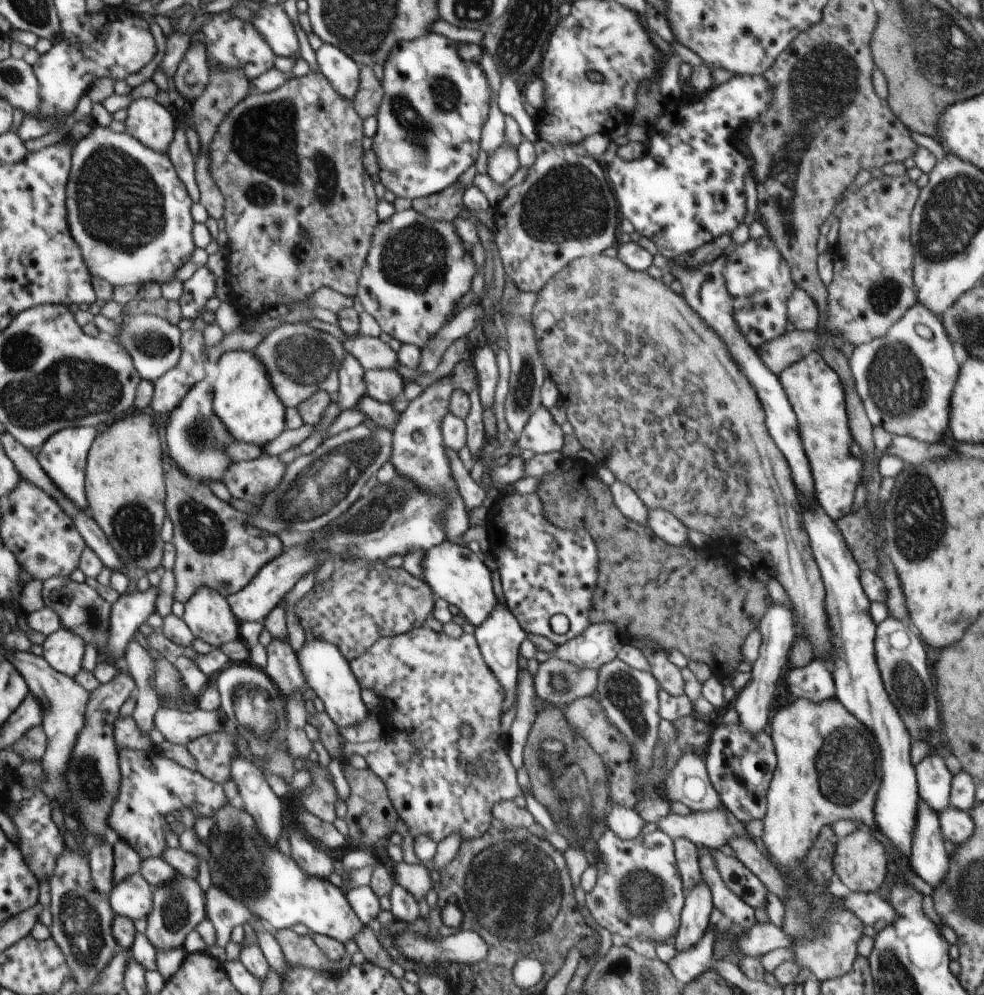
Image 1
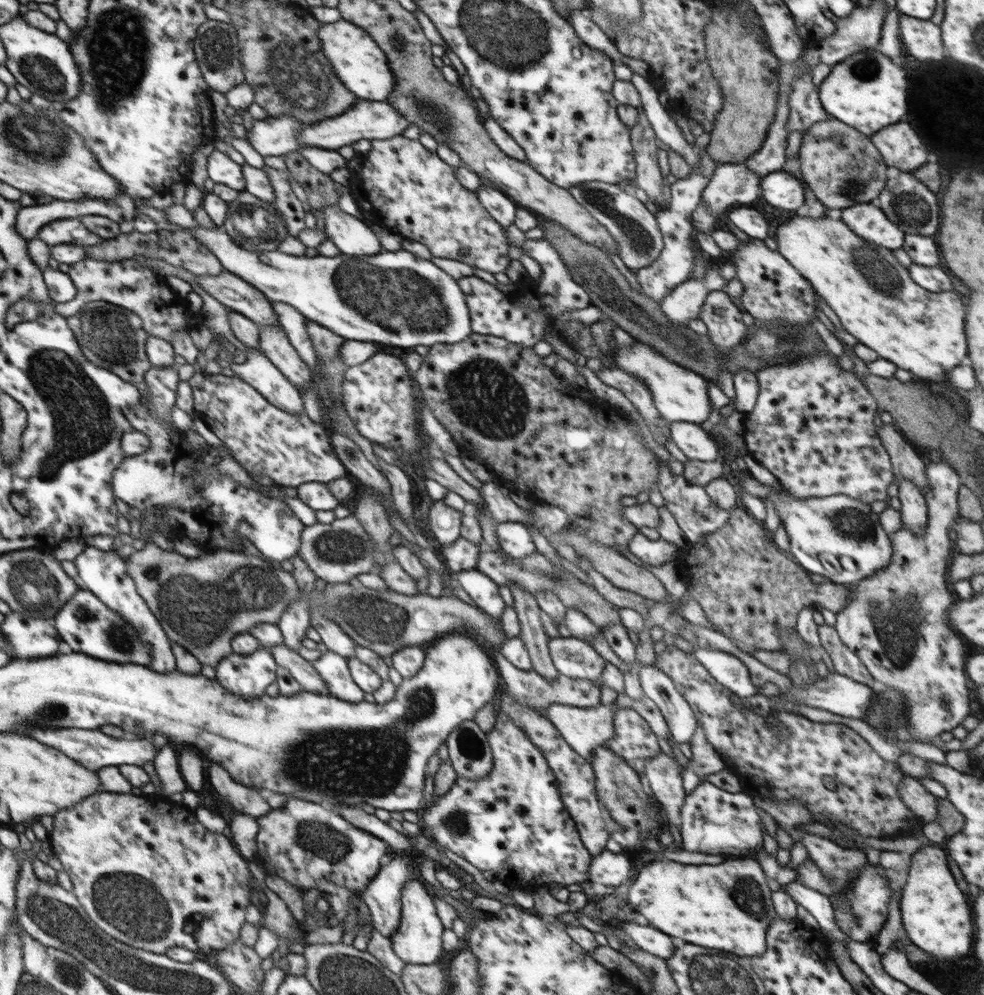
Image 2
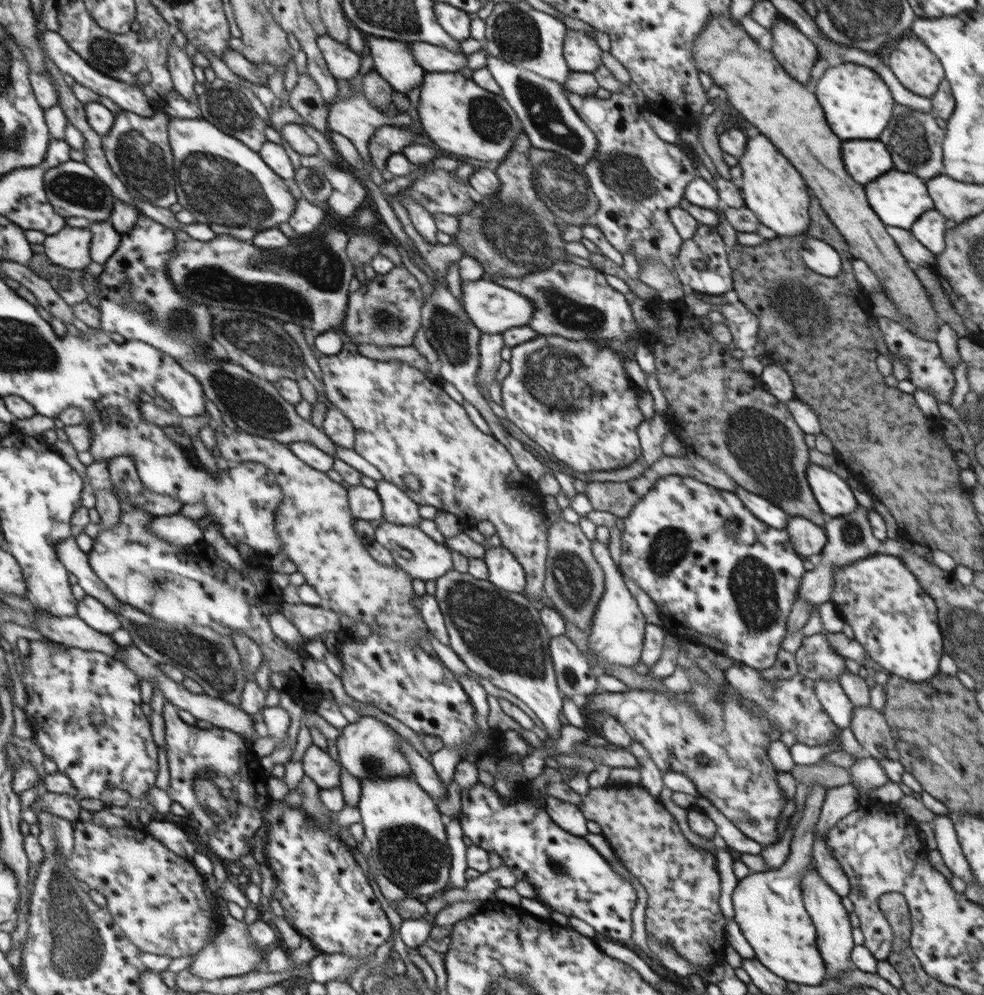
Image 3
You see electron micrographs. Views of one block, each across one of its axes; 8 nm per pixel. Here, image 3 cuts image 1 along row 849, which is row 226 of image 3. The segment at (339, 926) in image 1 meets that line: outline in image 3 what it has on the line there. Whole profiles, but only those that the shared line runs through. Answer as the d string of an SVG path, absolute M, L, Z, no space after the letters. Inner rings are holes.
M170 117L167 125L167 134L169 137L169 146L171 147L171 152L173 153L173 170L175 172L175 188L178 201L185 210L194 215L194 220L202 225L207 225L208 227L214 227L217 233L229 234L235 236L244 236L246 238L254 238L258 232L266 230L266 228L278 228L280 222L286 223L294 211L298 199L293 196L283 178L280 178L278 174L274 172L266 162L262 161L262 158L257 154L256 151L252 151L248 146L245 146L240 139L229 135L228 132L222 131L216 124L207 122L204 119L190 119L190 118L174 118Z

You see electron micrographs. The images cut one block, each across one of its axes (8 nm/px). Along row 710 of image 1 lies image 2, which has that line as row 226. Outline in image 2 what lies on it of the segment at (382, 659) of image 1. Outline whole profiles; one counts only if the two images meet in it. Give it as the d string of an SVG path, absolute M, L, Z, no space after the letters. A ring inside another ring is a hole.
M403 136L386 138L386 140L382 141L372 141L372 150L366 153L365 155L361 155L361 166L362 172L360 173L360 178L362 178L362 182L359 182L359 186L362 186L362 190L360 191L360 196L363 198L363 203L368 208L380 218L386 226L386 228L393 230L398 235L406 239L416 240L416 242L422 242L428 247L433 257L438 258L449 258L450 260L457 260L458 262L463 262L468 266L473 266L474 268L480 268L482 270L486 270L488 272L494 273L505 273L508 266L511 264L512 260L507 255L508 249L512 247L512 245L508 242L506 238L505 228L498 224L494 218L482 207L479 198L477 197L477 193L474 191L470 191L466 189L462 184L458 181L458 178L454 175L455 168L446 164L436 152L429 152L422 146L419 141L414 141L414 138L405 138ZM466 248L468 250L468 255L460 254L460 249Z

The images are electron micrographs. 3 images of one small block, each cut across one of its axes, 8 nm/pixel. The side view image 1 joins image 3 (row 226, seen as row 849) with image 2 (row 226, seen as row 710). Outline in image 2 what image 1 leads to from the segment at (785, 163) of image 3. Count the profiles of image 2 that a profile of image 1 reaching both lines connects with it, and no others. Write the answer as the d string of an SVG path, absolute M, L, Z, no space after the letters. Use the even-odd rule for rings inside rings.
M794 216L792 220L782 222L778 226L776 241L780 254L806 278L815 292L826 300L826 304L834 310L845 330L856 337L860 344L874 350L879 358L894 362L902 370L909 370L917 380L928 383L948 382L952 386L945 377L945 372L952 366L962 364L968 352L964 334L966 306L962 304L960 293L956 290L935 293L922 288L910 276L909 267L900 265L891 250L868 244L867 240L857 236L841 219L824 216L816 220L807 216Z

